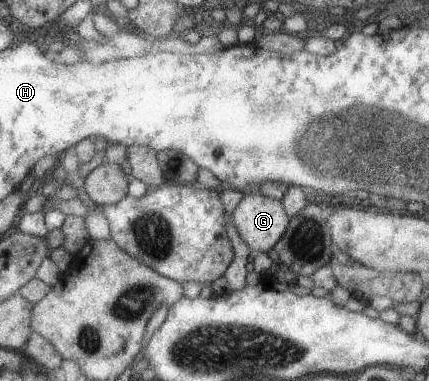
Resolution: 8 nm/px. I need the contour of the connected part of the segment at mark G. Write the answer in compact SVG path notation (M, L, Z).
M254 191L241 197L233 209L231 221L250 251L266 252L284 233L289 217L281 200Z

